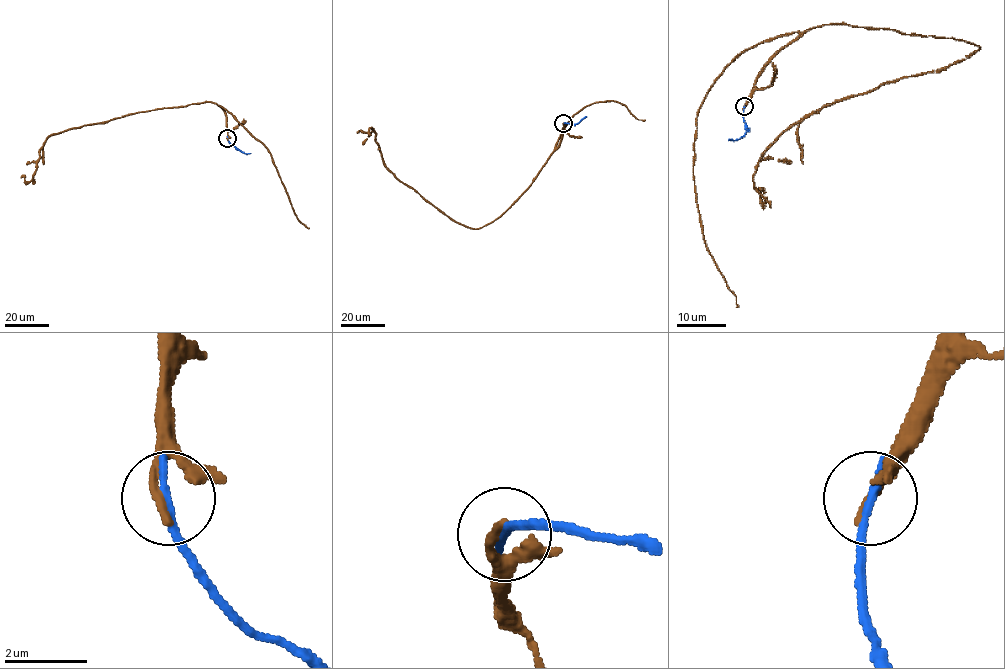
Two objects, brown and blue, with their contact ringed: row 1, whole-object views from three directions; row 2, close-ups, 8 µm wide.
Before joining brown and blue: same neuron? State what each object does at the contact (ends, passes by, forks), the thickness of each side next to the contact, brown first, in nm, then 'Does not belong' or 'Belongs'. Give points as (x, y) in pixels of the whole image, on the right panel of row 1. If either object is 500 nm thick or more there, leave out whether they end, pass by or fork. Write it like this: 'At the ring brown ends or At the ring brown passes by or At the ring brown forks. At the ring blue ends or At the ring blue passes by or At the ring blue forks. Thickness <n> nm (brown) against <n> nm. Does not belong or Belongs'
At the ring brown ends. At the ring blue ends. Thickness 280 nm (brown) against 220 nm. Does not belong

